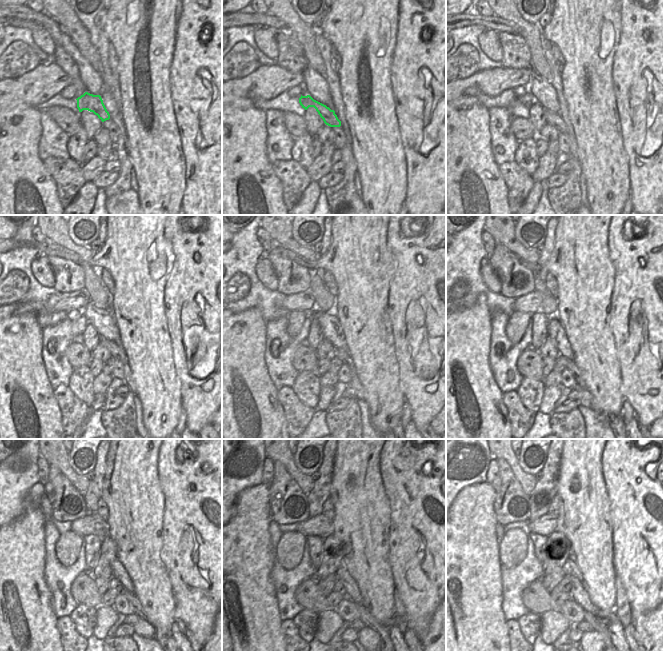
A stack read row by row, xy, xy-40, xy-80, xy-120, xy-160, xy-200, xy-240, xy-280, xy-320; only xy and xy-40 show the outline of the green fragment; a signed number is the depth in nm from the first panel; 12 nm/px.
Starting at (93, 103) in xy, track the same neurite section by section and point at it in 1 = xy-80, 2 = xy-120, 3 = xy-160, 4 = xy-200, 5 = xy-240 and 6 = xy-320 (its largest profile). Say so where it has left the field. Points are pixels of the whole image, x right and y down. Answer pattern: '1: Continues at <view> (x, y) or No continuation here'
1: Continues at xy-80 (553, 118)
2: Continues at xy-120 (117, 352)
3: Continues at xy-160 (341, 353)
4: Continues at xy-200 (576, 372)
5: Continues at xy-240 (136, 609)
6: Continues at xy-320 (598, 624)

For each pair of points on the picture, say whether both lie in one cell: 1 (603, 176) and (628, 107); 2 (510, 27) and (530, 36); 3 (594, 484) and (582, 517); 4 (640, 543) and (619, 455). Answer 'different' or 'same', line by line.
1: different
2: different
3: same
4: same

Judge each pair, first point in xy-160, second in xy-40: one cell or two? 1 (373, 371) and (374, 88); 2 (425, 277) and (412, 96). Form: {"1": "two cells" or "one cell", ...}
{"1": "one cell", "2": "one cell"}

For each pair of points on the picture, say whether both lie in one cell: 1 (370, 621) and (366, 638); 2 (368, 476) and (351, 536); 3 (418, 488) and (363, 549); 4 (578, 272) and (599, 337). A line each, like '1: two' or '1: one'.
1: two
2: one
3: two
4: one

